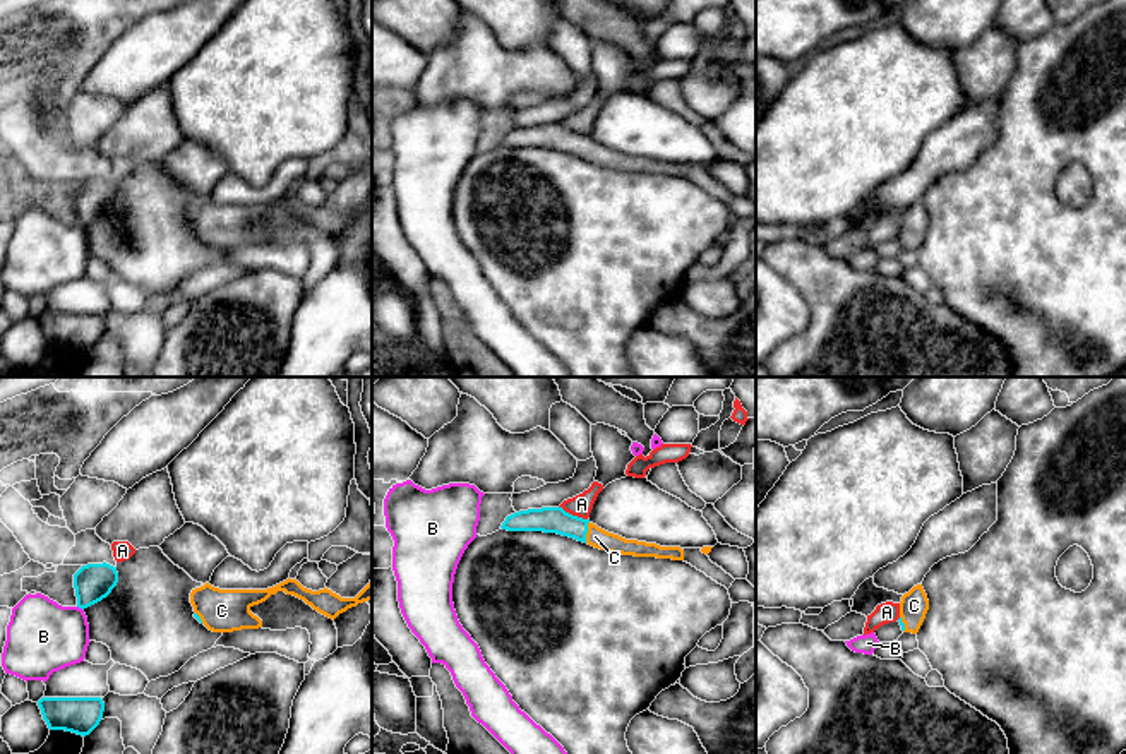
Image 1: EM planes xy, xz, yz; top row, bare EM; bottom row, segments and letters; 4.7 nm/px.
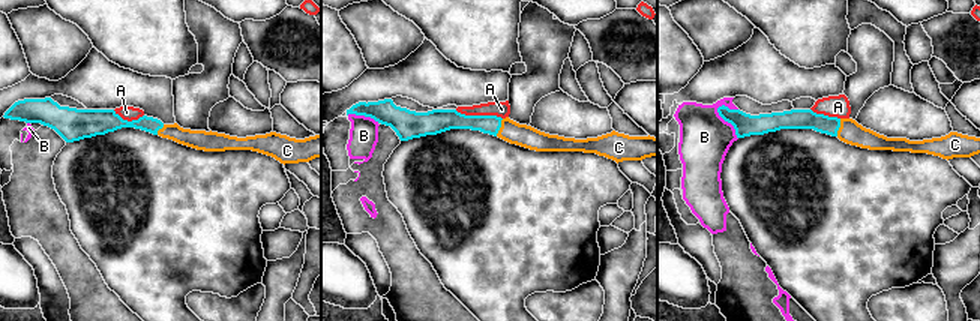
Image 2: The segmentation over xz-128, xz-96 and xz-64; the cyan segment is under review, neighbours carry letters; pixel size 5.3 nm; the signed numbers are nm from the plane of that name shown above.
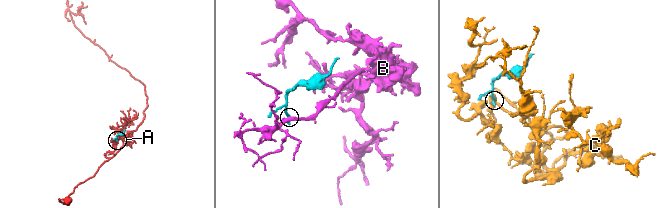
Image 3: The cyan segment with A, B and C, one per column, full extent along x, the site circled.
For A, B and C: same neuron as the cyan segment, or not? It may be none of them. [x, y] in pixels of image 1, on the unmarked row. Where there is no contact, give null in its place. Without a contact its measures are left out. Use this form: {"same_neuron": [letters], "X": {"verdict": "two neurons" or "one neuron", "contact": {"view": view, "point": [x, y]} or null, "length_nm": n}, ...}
{"same_neuron": ["C"], "A": {"verdict": "two neurons", "contact": {"view": "xz", "point": [571, 131]}, "length_nm": 150}, "B": {"verdict": "two neurons", "contact": {"view": "xy", "point": [81, 223]}, "length_nm": 40}, "C": {"verdict": "one neuron", "contact": {"view": "xz", "point": [586, 148]}, "length_nm": 110}}

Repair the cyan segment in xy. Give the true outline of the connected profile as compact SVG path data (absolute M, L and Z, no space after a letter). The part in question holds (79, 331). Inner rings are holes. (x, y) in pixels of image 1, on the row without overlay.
M41 314L38 317L50 346L89 351L101 338L105 319L101 314Z

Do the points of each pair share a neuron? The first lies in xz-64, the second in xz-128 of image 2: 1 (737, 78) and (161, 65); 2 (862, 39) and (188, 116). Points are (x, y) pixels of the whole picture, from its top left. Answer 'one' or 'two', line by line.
1: two
2: one

